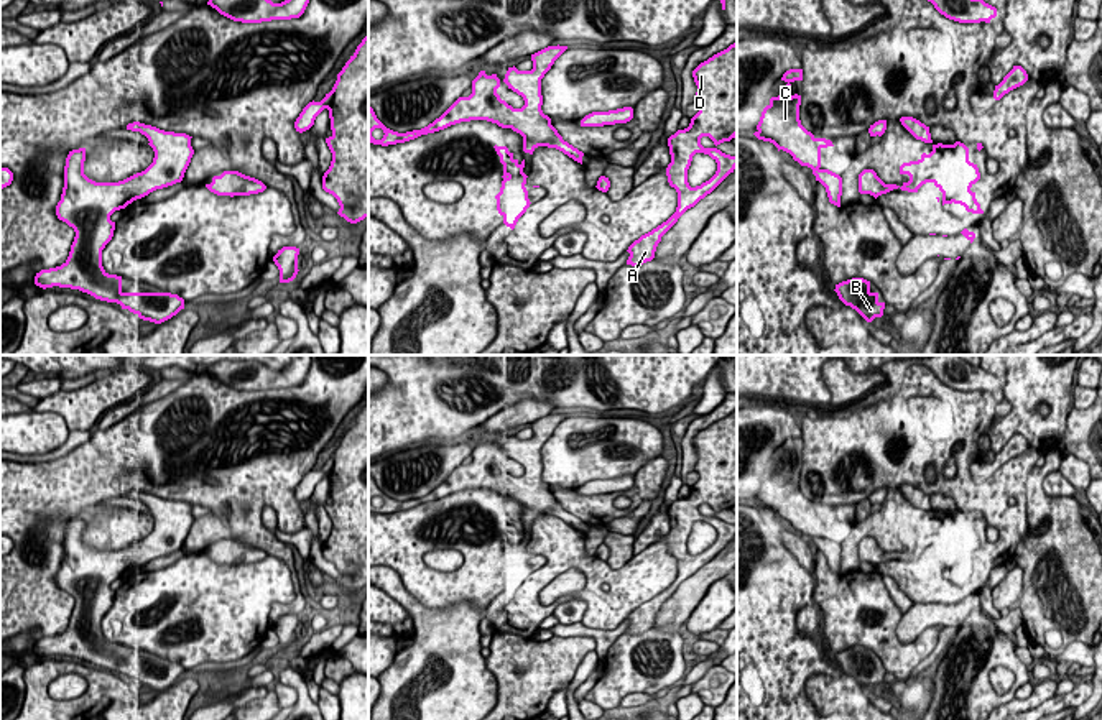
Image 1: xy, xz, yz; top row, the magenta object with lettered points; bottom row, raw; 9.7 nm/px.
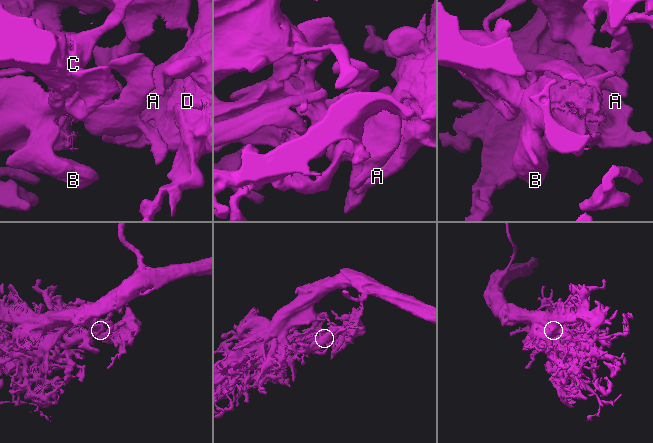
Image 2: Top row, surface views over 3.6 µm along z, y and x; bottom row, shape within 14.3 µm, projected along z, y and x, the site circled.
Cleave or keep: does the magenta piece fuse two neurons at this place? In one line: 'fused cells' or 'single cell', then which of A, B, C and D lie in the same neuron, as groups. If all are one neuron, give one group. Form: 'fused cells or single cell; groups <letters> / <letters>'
single cell; groups A B C D

